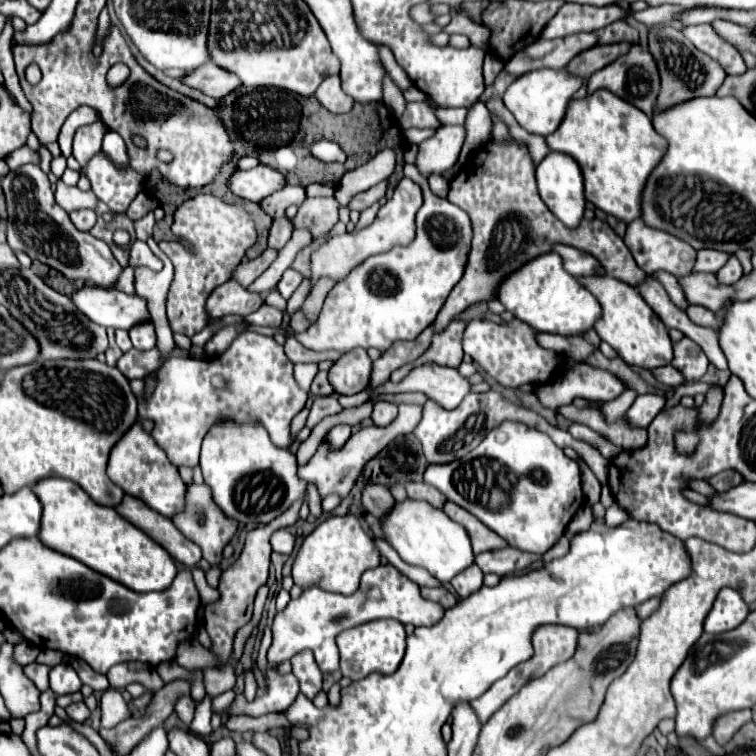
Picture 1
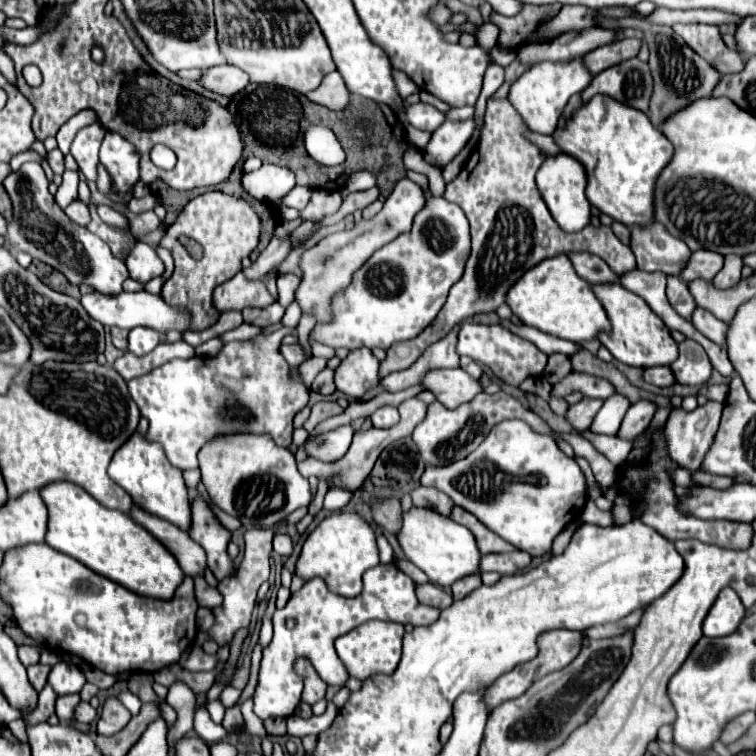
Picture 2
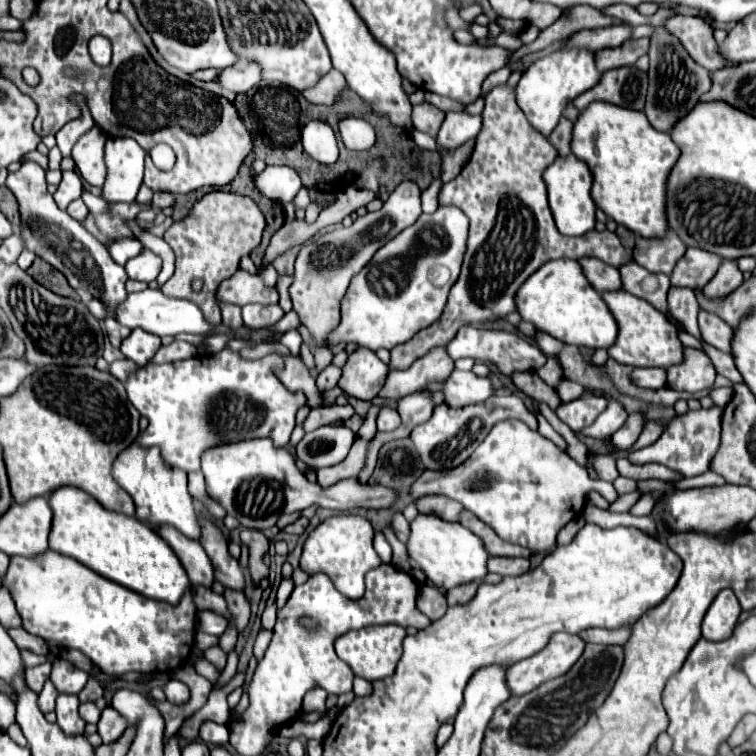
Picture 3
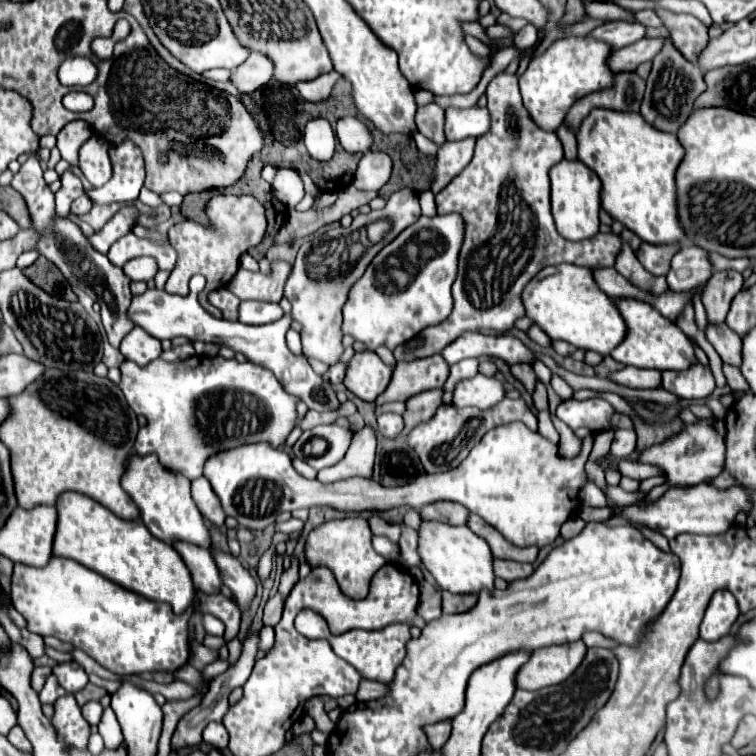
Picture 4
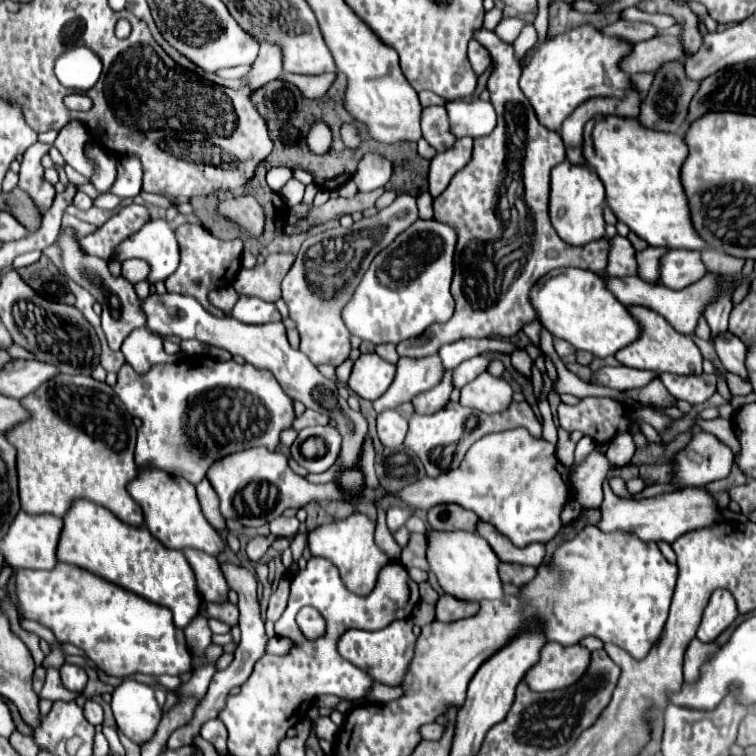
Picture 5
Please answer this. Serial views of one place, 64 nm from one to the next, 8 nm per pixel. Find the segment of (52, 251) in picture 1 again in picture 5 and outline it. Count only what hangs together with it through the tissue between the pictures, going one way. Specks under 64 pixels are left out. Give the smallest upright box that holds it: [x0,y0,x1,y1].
[18,142,144,350]

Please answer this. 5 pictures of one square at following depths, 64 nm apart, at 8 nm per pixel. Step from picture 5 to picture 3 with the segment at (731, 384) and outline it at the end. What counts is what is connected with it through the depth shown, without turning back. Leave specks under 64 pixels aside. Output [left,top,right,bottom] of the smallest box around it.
[702,340,742,384]

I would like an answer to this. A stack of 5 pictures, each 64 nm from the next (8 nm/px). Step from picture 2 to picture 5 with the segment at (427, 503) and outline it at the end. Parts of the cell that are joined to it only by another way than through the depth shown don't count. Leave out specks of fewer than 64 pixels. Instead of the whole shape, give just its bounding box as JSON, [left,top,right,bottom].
[428,504,478,530]

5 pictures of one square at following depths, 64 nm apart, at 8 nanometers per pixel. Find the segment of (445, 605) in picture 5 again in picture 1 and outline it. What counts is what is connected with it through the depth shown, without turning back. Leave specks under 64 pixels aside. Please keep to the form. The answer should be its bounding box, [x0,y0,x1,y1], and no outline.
[450,564,484,598]

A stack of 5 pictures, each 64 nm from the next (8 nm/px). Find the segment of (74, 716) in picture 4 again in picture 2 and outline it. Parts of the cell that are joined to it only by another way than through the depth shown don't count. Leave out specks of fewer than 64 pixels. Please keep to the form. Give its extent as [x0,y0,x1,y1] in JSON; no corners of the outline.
[56,694,80,724]

